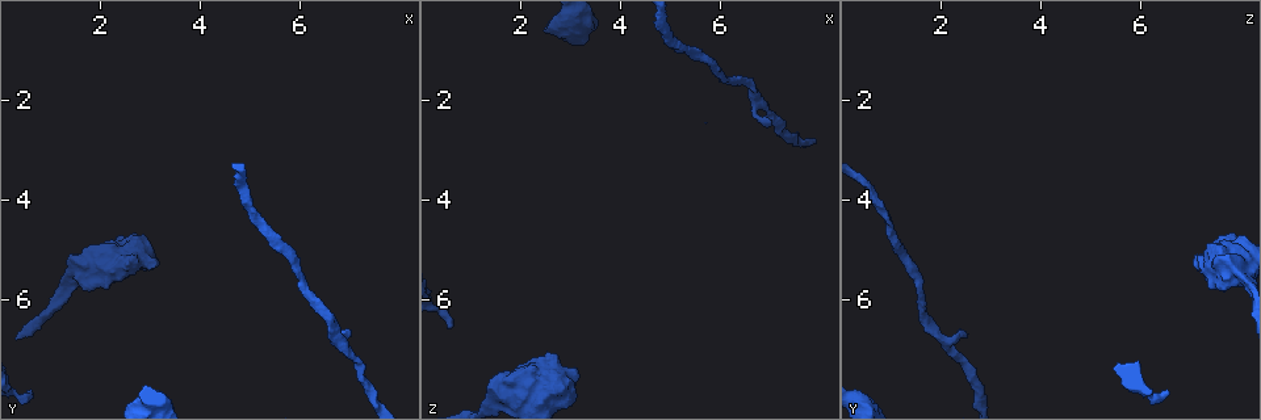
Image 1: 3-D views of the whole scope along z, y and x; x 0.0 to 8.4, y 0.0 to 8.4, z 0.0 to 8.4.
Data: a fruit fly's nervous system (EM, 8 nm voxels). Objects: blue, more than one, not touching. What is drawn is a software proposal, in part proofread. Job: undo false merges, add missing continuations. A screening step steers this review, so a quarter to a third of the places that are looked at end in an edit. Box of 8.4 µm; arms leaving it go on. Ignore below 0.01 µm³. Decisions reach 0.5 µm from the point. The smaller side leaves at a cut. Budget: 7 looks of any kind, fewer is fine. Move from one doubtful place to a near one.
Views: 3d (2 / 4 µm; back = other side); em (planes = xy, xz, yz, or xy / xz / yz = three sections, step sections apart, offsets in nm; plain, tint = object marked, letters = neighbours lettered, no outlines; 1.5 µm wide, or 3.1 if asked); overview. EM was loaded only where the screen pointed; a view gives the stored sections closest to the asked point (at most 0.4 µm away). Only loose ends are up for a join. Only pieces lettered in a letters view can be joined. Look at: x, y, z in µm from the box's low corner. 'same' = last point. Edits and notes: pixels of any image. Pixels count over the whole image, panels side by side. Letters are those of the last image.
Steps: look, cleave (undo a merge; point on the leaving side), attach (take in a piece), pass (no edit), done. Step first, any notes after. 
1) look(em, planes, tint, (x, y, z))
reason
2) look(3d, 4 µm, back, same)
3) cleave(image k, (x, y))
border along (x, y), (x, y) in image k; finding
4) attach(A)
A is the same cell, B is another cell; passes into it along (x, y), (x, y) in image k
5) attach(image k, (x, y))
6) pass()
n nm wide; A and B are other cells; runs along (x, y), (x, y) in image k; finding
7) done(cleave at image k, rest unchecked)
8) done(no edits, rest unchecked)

look(3d, 4 µm, (7.00, 6.65, 2.55))
thin end

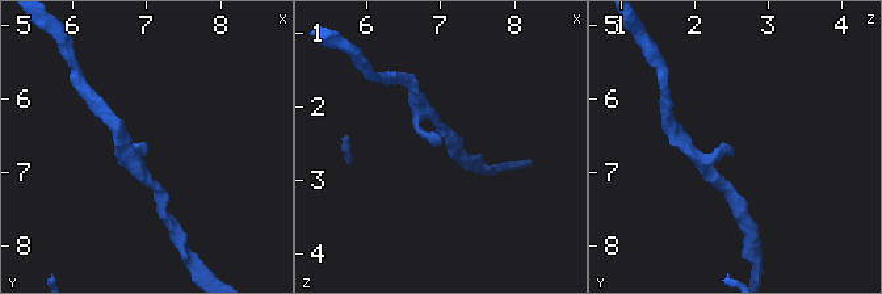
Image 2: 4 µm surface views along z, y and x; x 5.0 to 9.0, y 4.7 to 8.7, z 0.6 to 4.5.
look(em, planes, letters, (7.00, 6.65, 2.55))

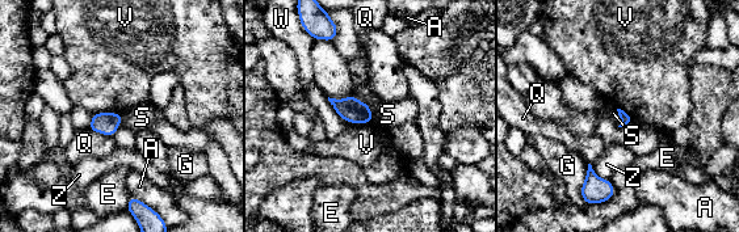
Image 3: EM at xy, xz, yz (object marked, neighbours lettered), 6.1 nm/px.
pass()
A, E, G, Q, S, V, W and Z are other cells; no lettered piece goes on from it

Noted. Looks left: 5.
look(3d, 2 µm, (0.50, 7.90, 6.55))
free end

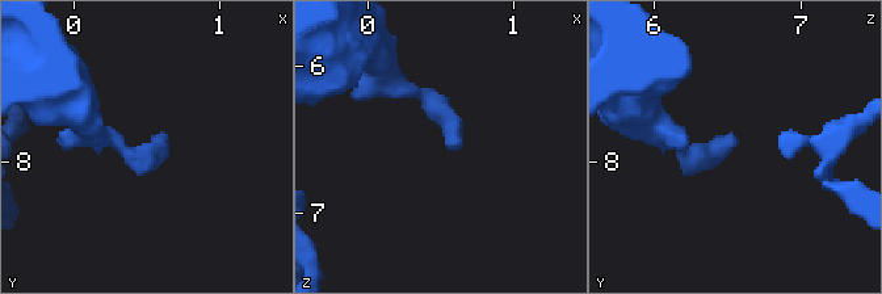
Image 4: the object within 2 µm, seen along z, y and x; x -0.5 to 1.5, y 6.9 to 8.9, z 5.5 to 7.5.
look(em, xz, step 4, tint, (0.54, 7.84, 6.56))

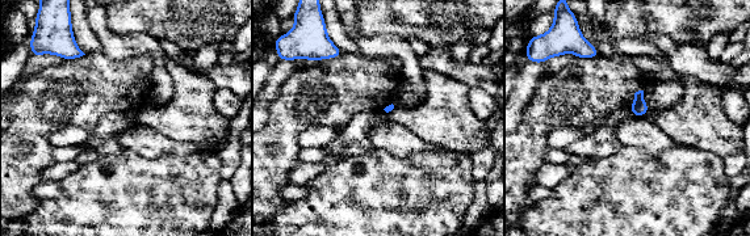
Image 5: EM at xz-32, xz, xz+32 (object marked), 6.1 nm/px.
look(em, planes, letters, same)
cut it another way

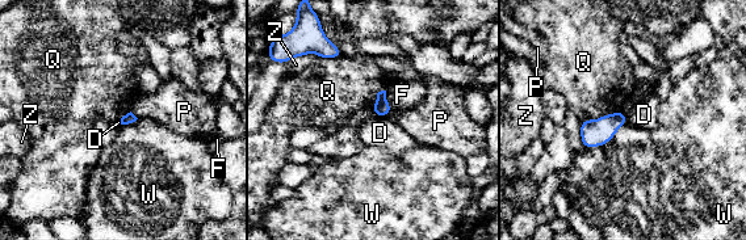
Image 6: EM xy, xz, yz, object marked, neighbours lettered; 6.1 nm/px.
pass()
D, F, P, Q, W and Z are other cells; border along (377, 116), (385, 117) in image 6; no lettered piece goes on from it

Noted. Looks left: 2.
done(no edits, rest unchecked)

